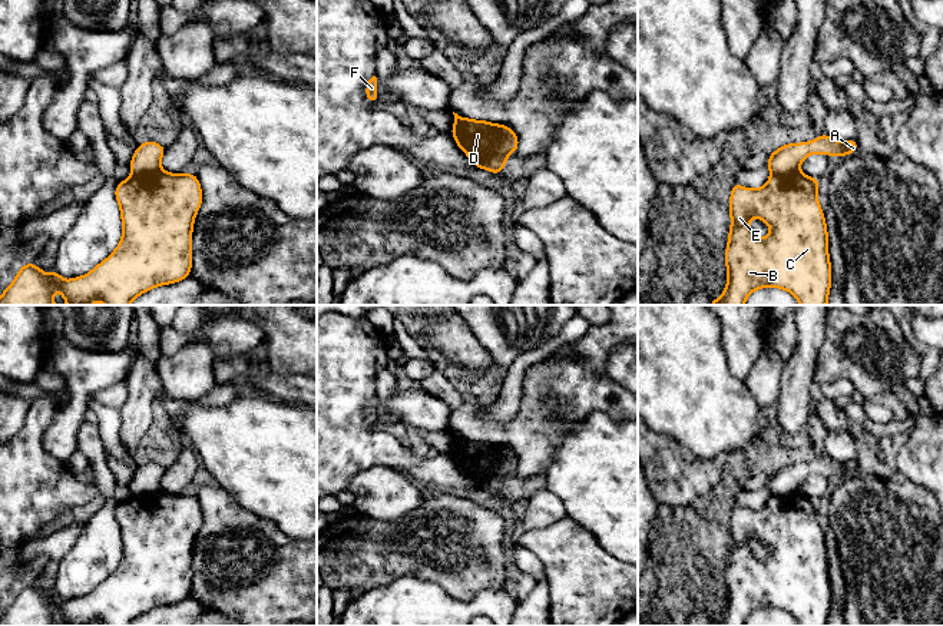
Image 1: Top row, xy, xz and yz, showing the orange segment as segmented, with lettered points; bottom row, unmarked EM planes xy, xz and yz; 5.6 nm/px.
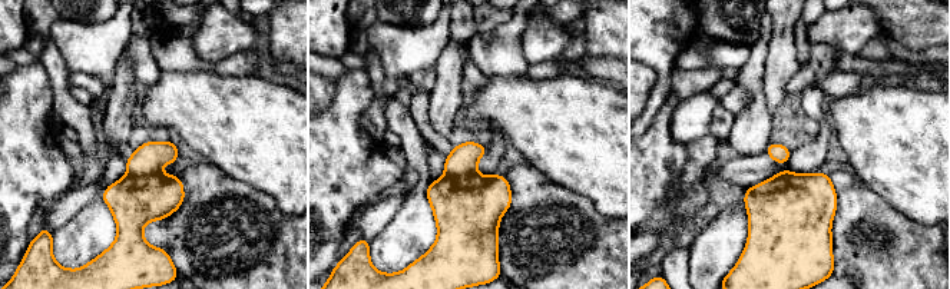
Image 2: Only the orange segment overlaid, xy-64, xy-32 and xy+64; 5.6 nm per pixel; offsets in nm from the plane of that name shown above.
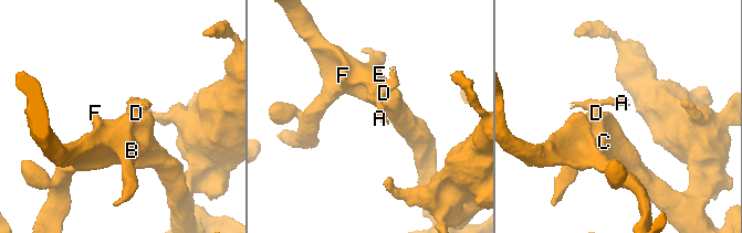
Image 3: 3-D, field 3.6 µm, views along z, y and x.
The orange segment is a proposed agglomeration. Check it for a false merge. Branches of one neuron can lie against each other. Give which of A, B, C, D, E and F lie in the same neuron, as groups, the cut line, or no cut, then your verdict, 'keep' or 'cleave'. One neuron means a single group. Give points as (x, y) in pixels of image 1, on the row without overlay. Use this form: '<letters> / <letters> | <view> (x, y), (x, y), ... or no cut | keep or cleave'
A / B C D E F | xy (161, 490), (152, 494), (133, 496) | cleave

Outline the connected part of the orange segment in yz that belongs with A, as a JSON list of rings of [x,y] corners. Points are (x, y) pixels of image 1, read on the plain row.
[[[824,454],[811,463],[785,464],[770,476],[767,488],[772,496],[791,496],[798,491],[800,484],[811,474],[823,474],[825,477],[837,476],[843,478],[857,471],[858,466],[856,458],[840,463]]]

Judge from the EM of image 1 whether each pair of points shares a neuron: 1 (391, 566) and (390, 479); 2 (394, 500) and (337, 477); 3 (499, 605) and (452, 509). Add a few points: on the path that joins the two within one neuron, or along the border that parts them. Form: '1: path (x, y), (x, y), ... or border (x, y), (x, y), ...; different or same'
1: border (420, 503), (397, 519), (371, 519), (358, 513); different
2: border (380, 466), (361, 470), (346, 489); different
3: border (505, 588), (482, 589), (469, 599), (459, 599); different

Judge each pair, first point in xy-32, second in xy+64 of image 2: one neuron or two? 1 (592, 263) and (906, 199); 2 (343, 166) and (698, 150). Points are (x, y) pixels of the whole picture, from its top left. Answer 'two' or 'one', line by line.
1: two
2: two

